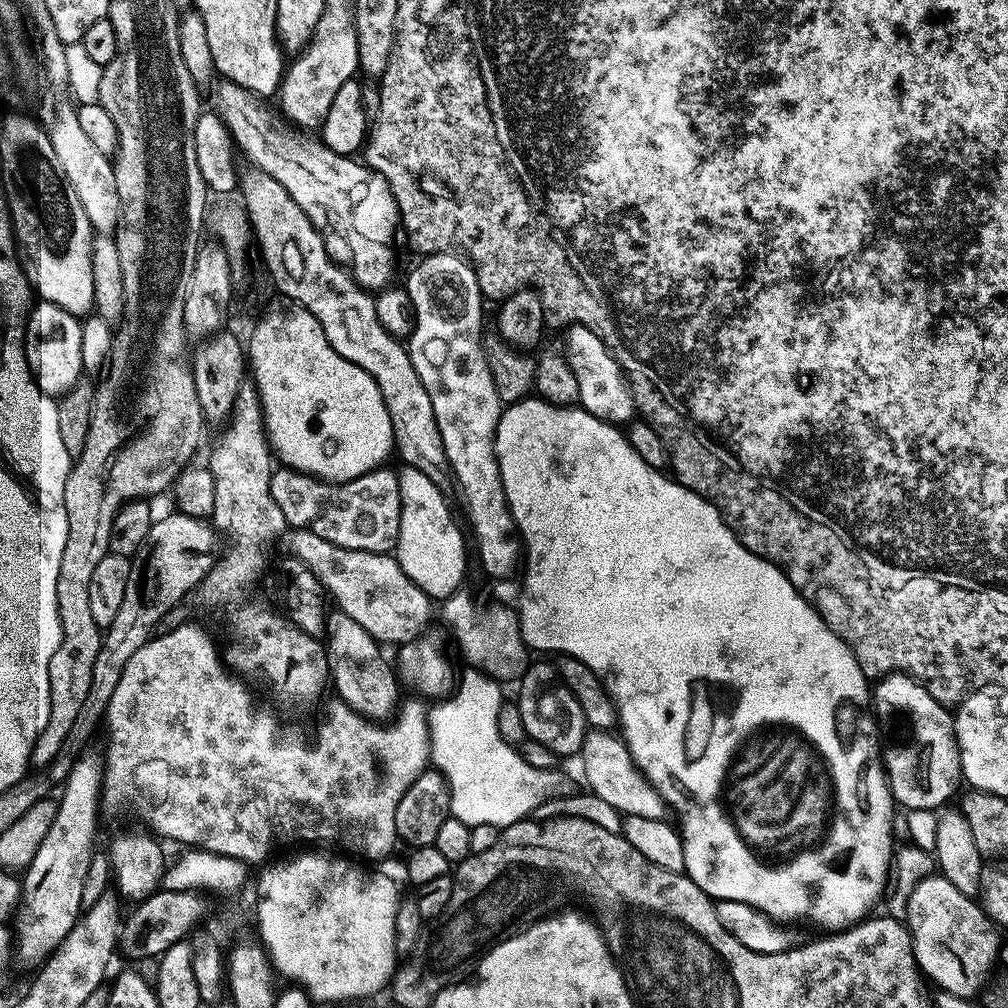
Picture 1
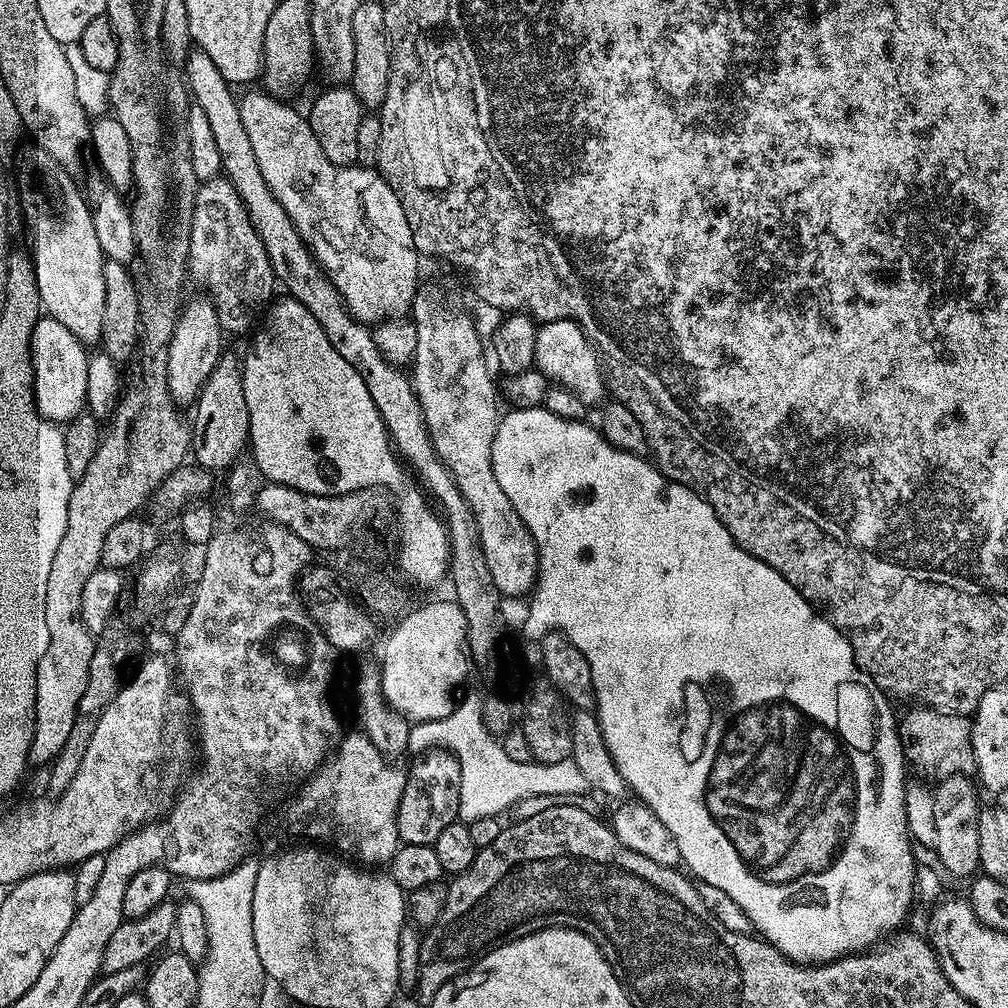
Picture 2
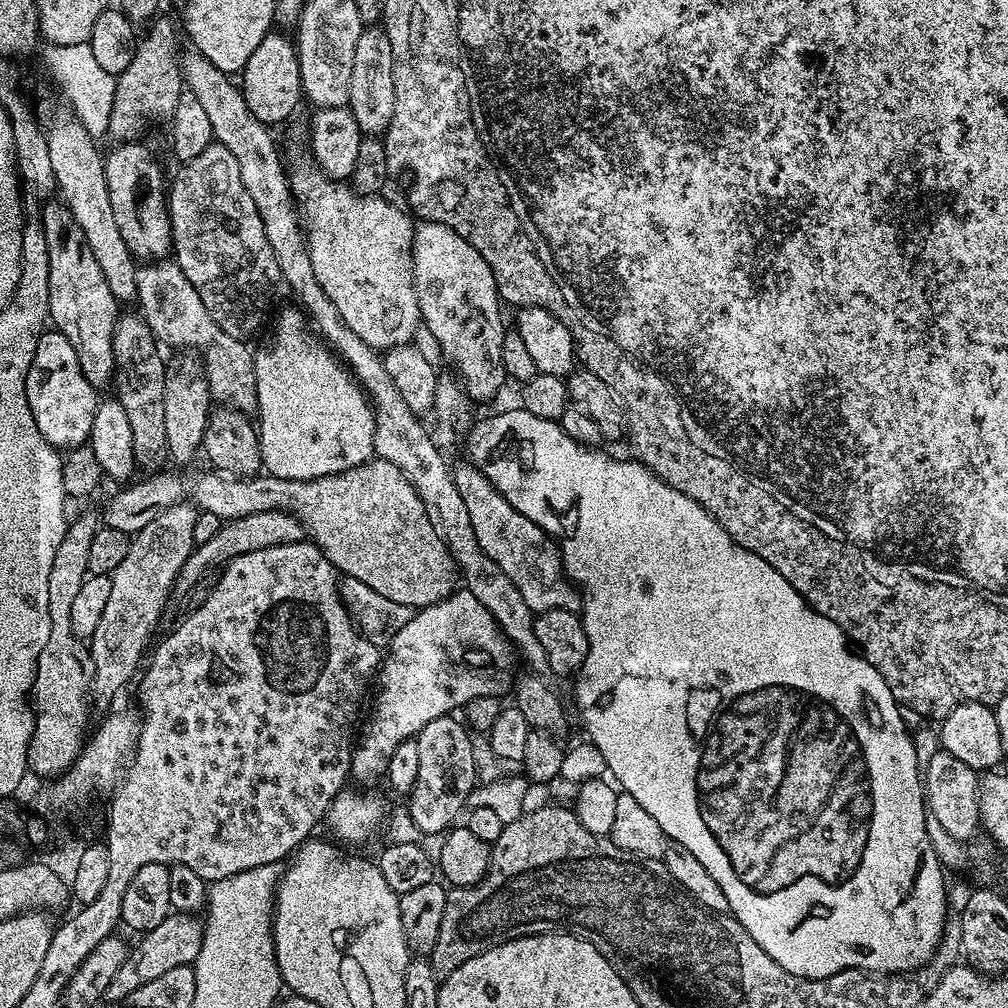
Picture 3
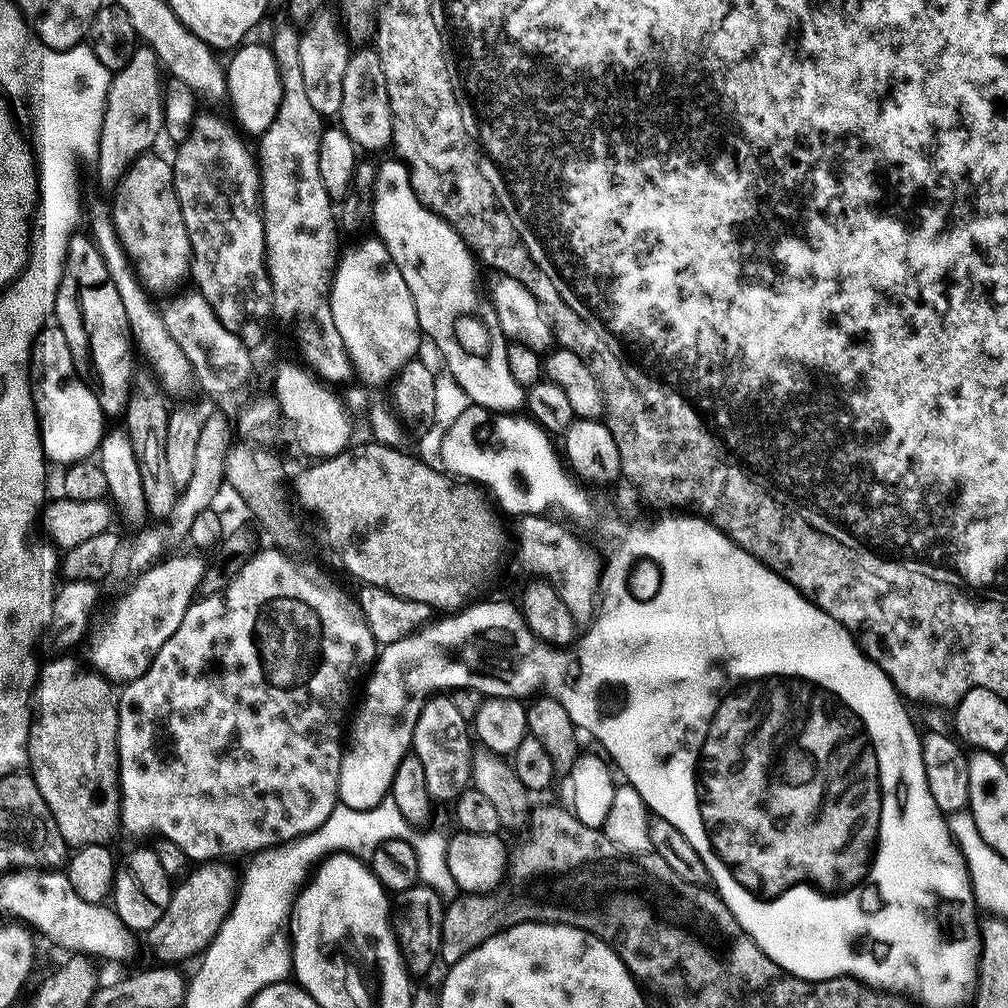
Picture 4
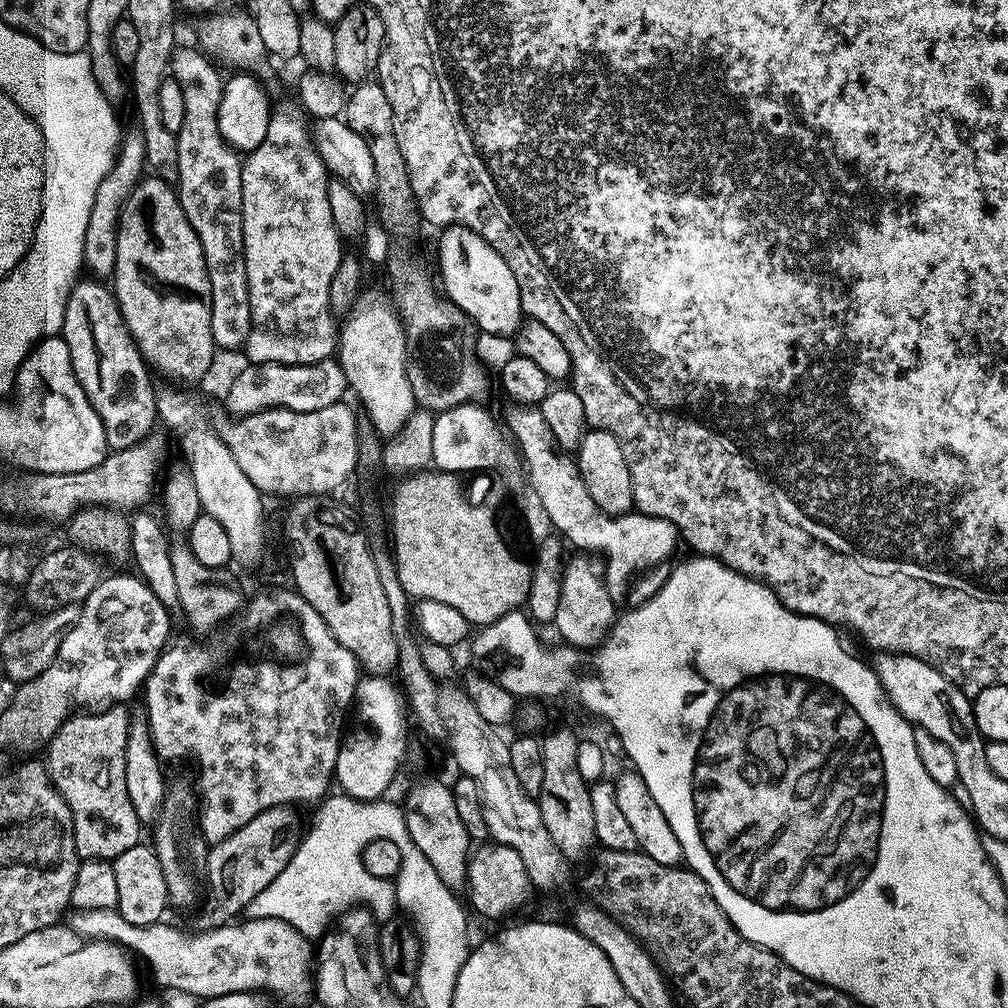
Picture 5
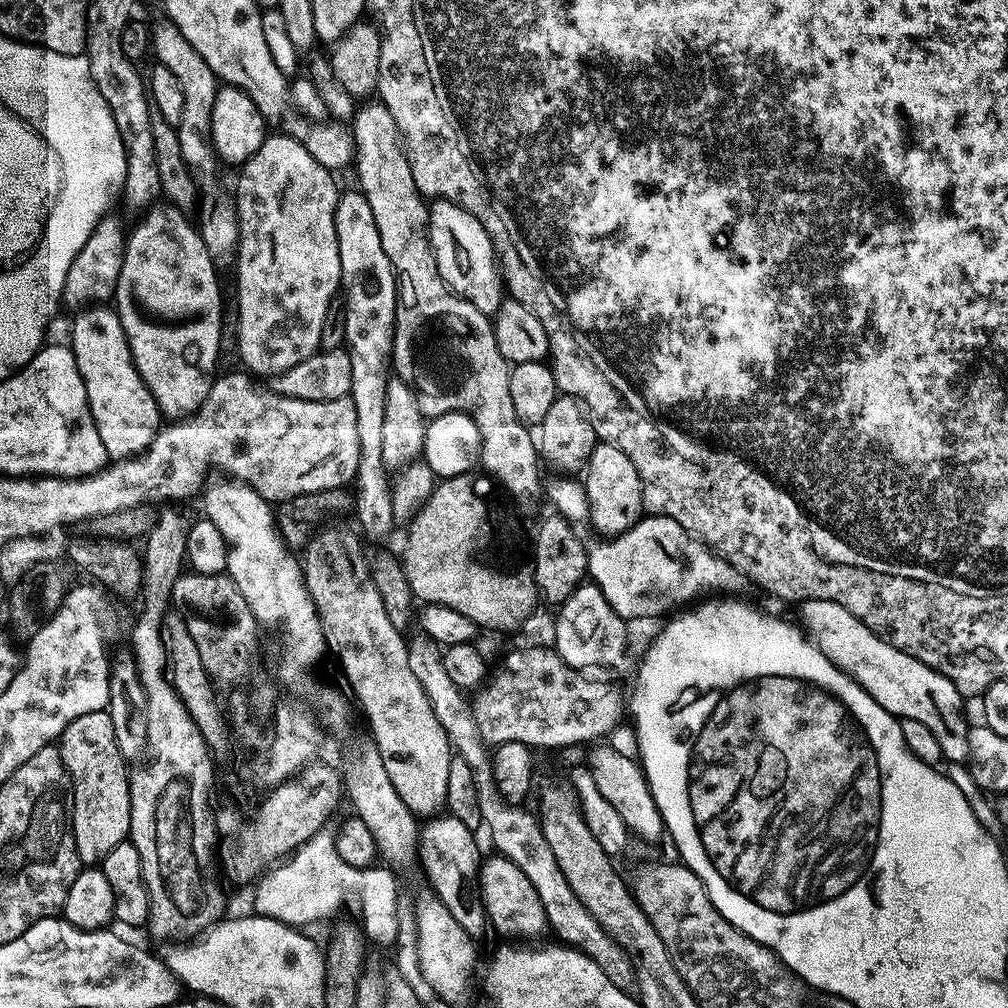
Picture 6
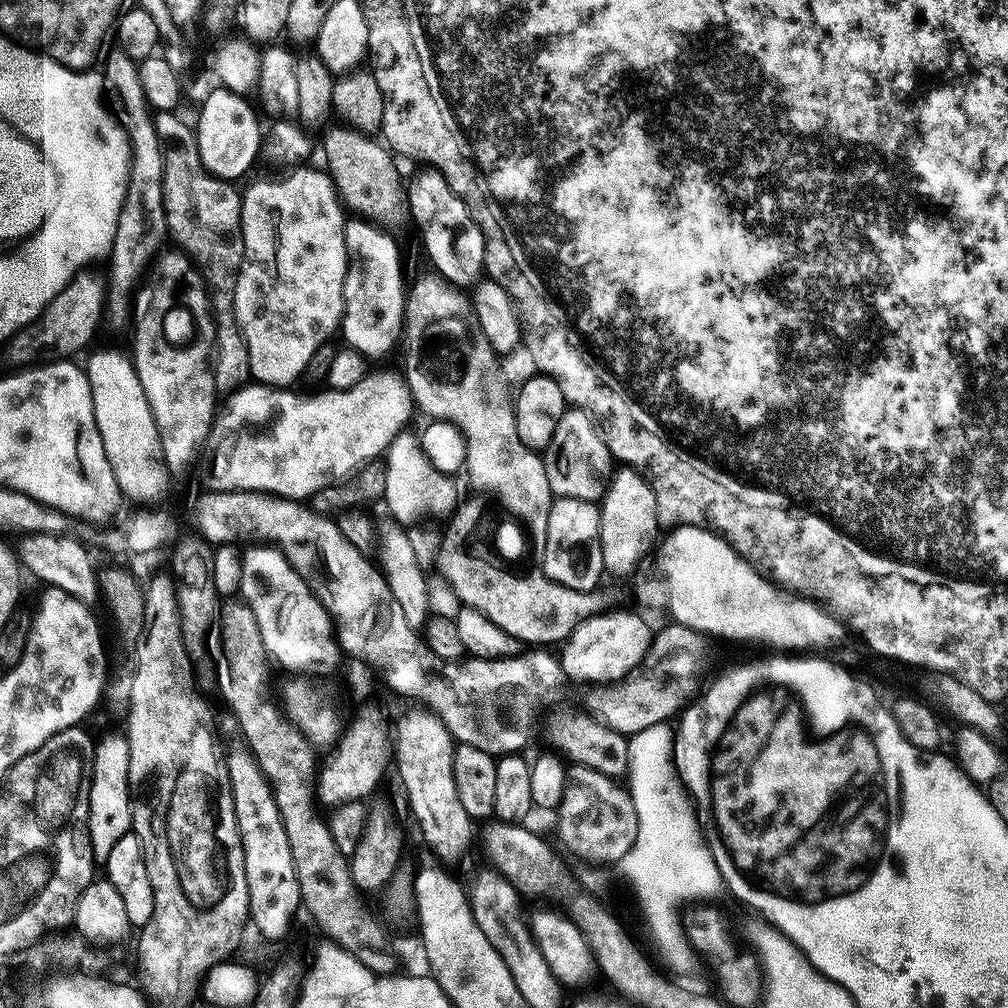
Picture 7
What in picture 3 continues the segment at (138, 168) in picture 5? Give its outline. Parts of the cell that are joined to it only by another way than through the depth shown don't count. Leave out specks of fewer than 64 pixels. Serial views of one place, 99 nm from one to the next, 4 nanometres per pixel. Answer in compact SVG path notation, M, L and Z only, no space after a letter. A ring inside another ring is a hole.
M164 14L157 15L151 21L148 33L139 37L134 62L122 70L122 74L116 77L116 89L114 90L114 110L110 110L110 126L107 135L113 136L116 142L136 142L148 128L148 120L171 121L174 114L174 106L178 106L178 98L186 91L184 75L180 73L181 57L176 56L176 44L172 39L176 36L176 28L164 17Z

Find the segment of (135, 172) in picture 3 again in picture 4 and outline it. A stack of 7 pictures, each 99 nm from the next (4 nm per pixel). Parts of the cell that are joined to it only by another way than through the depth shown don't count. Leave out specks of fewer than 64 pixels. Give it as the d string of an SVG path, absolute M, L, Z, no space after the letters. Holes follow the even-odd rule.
M145 154L137 158L116 185L116 201L112 204L110 219L144 288L152 294L176 294L190 276L192 243L186 234L186 222L182 222L182 206L174 190L171 163L156 155Z

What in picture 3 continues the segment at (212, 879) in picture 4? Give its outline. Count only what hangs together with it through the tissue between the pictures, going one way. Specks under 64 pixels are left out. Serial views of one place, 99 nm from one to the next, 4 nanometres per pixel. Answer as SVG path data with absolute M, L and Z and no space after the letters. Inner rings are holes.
M169 914L162 922L158 922L158 926L154 926L154 930L143 933L137 939L140 941L134 946L131 945L121 968L104 992L103 999L125 1001L134 990L138 990L138 986L166 974L166 970L174 970L174 966L196 963L199 951L202 950L204 925L199 919L195 919L197 917L192 914Z

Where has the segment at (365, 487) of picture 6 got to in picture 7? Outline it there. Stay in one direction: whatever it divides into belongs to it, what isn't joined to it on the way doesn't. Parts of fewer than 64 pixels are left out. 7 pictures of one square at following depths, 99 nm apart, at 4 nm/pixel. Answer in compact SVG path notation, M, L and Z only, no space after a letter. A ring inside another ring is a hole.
M348 218L344 222L348 269L344 279L342 333L348 343L345 345L369 361L386 355L396 343L396 347L401 343L400 331L406 321L406 287L400 273L400 252L384 232L381 225L367 218Z

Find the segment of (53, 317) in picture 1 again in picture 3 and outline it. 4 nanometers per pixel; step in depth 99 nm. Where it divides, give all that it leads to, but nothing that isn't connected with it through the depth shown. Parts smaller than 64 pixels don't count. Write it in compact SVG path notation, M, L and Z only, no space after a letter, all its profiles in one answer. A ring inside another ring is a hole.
M46 330L38 338L32 365L26 374L26 402L30 402L30 410L34 414L34 422L38 422L42 438L46 438L53 448L67 450L87 441L90 426L94 426L98 392L90 382L86 382L86 374L82 374L82 366L78 366L78 354L74 354L74 346L70 346L61 332Z

